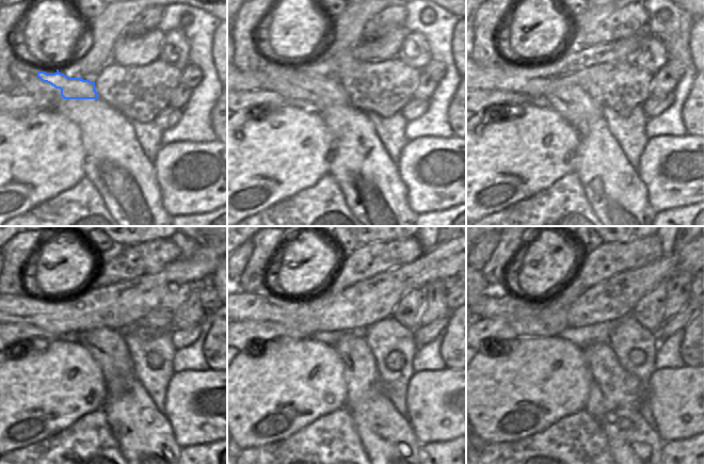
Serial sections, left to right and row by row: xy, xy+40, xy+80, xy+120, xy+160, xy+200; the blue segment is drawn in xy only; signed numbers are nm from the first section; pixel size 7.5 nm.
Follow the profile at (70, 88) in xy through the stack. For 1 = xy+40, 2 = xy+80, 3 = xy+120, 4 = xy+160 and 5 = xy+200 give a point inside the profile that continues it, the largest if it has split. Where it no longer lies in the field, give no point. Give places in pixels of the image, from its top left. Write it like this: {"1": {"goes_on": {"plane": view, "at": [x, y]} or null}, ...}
{"1": {"goes_on": {"plane": "xy+40", "at": [321, 93]}}, "2": {"goes_on": {"plane": "xy+80", "at": [573, 104]}}, "3": {"goes_on": {"plane": "xy+120", "at": [108, 348]}}, "4": {"goes_on": {"plane": "xy+160", "at": [363, 380]}}, "5": {"goes_on": {"plane": "xy+200", "at": [611, 387]}}}

